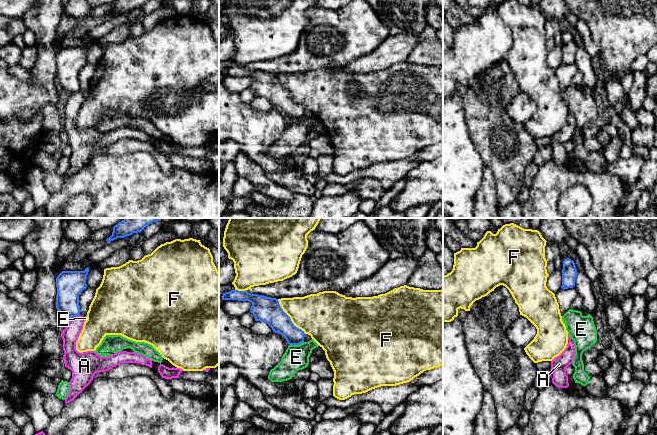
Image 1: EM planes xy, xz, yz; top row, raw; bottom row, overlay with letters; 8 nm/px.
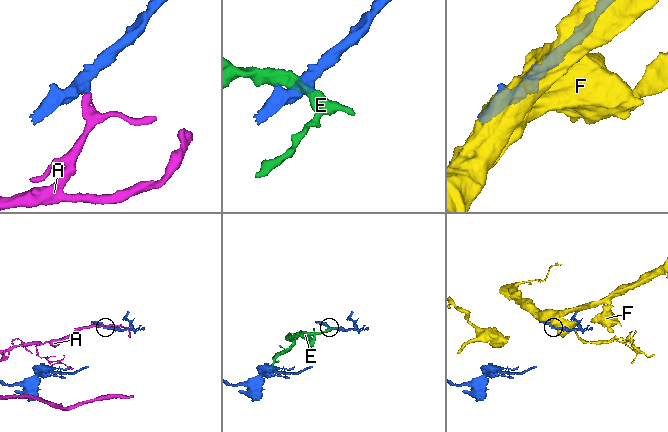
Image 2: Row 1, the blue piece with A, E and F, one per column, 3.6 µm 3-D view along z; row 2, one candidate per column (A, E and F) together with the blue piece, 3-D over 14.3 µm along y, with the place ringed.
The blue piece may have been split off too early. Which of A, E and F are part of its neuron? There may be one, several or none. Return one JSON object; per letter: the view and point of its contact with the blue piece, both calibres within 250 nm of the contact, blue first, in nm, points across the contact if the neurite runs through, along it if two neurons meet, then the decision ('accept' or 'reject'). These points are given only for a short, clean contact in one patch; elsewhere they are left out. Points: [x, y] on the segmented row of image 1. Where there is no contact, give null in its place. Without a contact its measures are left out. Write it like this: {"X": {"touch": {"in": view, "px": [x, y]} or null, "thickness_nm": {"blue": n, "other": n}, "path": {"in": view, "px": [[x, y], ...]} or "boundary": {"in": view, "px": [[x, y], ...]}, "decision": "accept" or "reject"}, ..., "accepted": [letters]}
{"A": {"touch": {"in": "xy", "px": [74, 316]}, "thickness_nm": {"blue": 200, "other": 140}, "boundary": {"in": "xy", "px": [[79, 313], [70, 317]]}, "decision": "reject"}, "E": {"touch": {"in": "xz", "px": [296, 344]}, "thickness_nm": {"blue": 170, "other": 200}, "boundary": {"in": "xz", "px": [[303, 341], [298, 344], [289, 345]]}, "decision": "reject"}, "F": {"touch": {"in": "xz", "px": [289, 317]}, "thickness_nm": {"blue": 200, "other": 360}, "decision": "reject"}, "accepted": []}

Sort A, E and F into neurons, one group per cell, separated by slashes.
A / E / F

